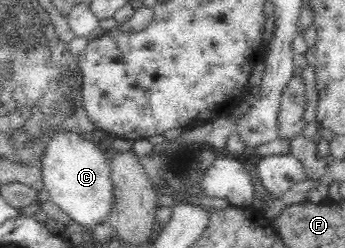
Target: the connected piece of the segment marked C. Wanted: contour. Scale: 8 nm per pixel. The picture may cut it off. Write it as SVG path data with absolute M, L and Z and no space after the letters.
M74 131L55 132L49 141L40 165L43 188L48 190L49 200L67 214L70 222L78 224L85 232L92 232L99 224L107 223L107 218L113 213L114 185L108 165L109 155L101 153L100 148L91 142L87 135L74 133Z

